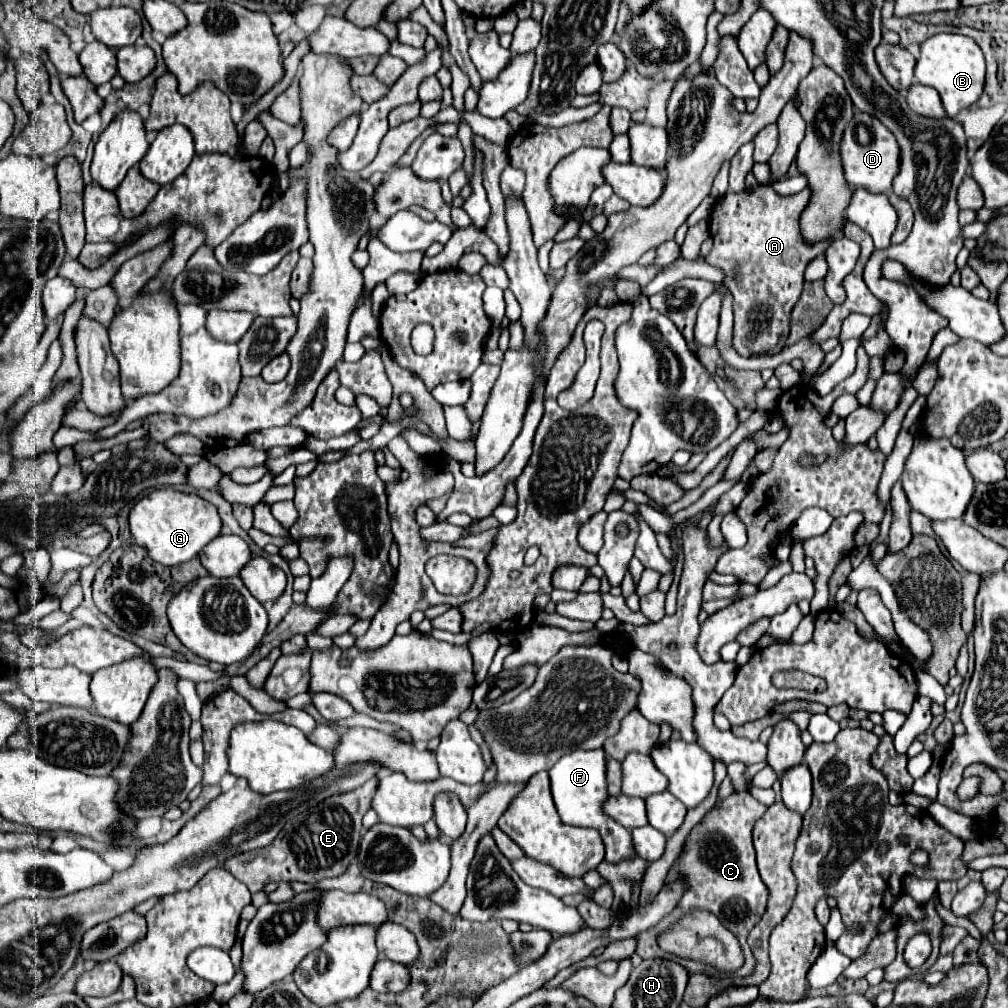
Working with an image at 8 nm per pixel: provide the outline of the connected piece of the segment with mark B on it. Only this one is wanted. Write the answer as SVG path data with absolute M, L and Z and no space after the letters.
M939 33L929 37L921 45L921 55L915 65L915 81L921 85L931 85L939 91L943 107L949 119L957 119L963 109L973 107L983 93L985 85L985 59L979 45L965 35L957 33Z

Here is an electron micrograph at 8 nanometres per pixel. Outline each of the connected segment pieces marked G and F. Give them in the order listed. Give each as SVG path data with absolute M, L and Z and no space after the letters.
M163 487L145 495L129 513L129 527L135 543L147 549L153 561L161 565L183 565L199 555L199 551L221 535L221 517L209 501L195 493L181 493Z
M603 747L595 751L573 751L563 755L551 769L551 793L555 807L561 815L561 821L575 827L591 827L601 833L601 839L605 843L605 861L607 863L619 863L637 857L635 847L631 843L631 831L623 829L623 825L615 823L605 811L605 803L609 799L607 791L607 753Z

